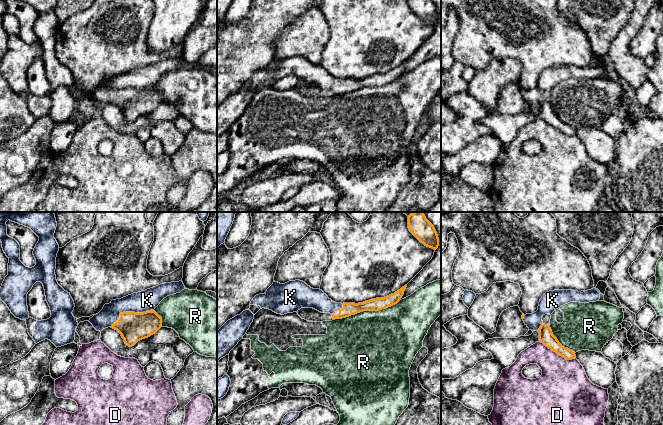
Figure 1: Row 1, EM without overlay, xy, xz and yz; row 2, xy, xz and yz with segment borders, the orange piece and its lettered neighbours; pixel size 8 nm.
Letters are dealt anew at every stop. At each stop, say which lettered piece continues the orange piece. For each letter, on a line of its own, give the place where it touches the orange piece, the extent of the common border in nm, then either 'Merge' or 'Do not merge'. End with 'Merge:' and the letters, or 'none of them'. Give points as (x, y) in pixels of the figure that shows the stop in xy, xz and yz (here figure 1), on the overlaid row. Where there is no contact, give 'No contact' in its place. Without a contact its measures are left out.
D: Touches orange at yz (557, 353). Shared border 320 nm. Do not merge
K: Touches orange at xy (129, 312). Shared border 380 nm. Merge
R: Touches orange at xz (366, 310). Shared border 550 nm. Do not merge
Merge: K

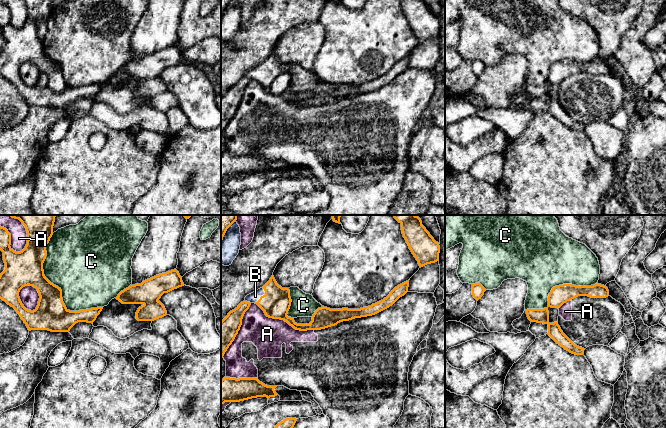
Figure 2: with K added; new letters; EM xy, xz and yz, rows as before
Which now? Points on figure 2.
A: Touches orange at xy (26, 230). Shared border 320 nm. Do not merge
B: Touches orange at xz (263, 295). Shared border 140 nm. Merge
C: Touches orange at xy (58, 287). Shared border 700 nm. Do not merge
Merge: B

